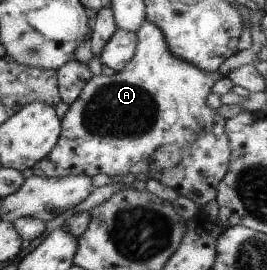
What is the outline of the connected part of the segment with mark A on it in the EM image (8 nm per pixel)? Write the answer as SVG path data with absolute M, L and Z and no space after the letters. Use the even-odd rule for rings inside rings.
M144 20L141 26L136 31L137 42L135 45L135 52L133 56L128 60L128 63L117 72L114 72L111 76L105 76L102 74L93 75L82 88L80 95L68 106L64 116L61 118L60 122L60 133L56 142L56 145L50 150L48 155L45 155L40 161L37 161L32 167L32 173L34 176L41 178L61 178L66 175L71 174L86 174L88 177L96 175L97 173L105 173L109 177L112 175L126 175L127 173L132 173L132 175L138 175L142 172L148 177L148 179L154 179L160 183L160 185L166 185L170 189L174 189L177 195L182 197L187 197L191 199L198 208L206 205L208 201L212 201L216 197L216 186L220 183L222 176L227 173L227 167L229 164L229 155L231 152L228 138L223 130L223 125L225 124L225 119L217 112L213 110L208 105L206 105L206 96L210 93L210 87L213 83L221 79L221 73L216 70L210 72L209 74L205 71L200 71L199 67L184 61L183 59L178 59L175 55L172 55L167 48L163 33L149 20ZM164 143L176 143L181 149L181 160L178 162L176 167L163 172L153 172L145 168L145 163L147 163L147 157L156 149L158 146Z

